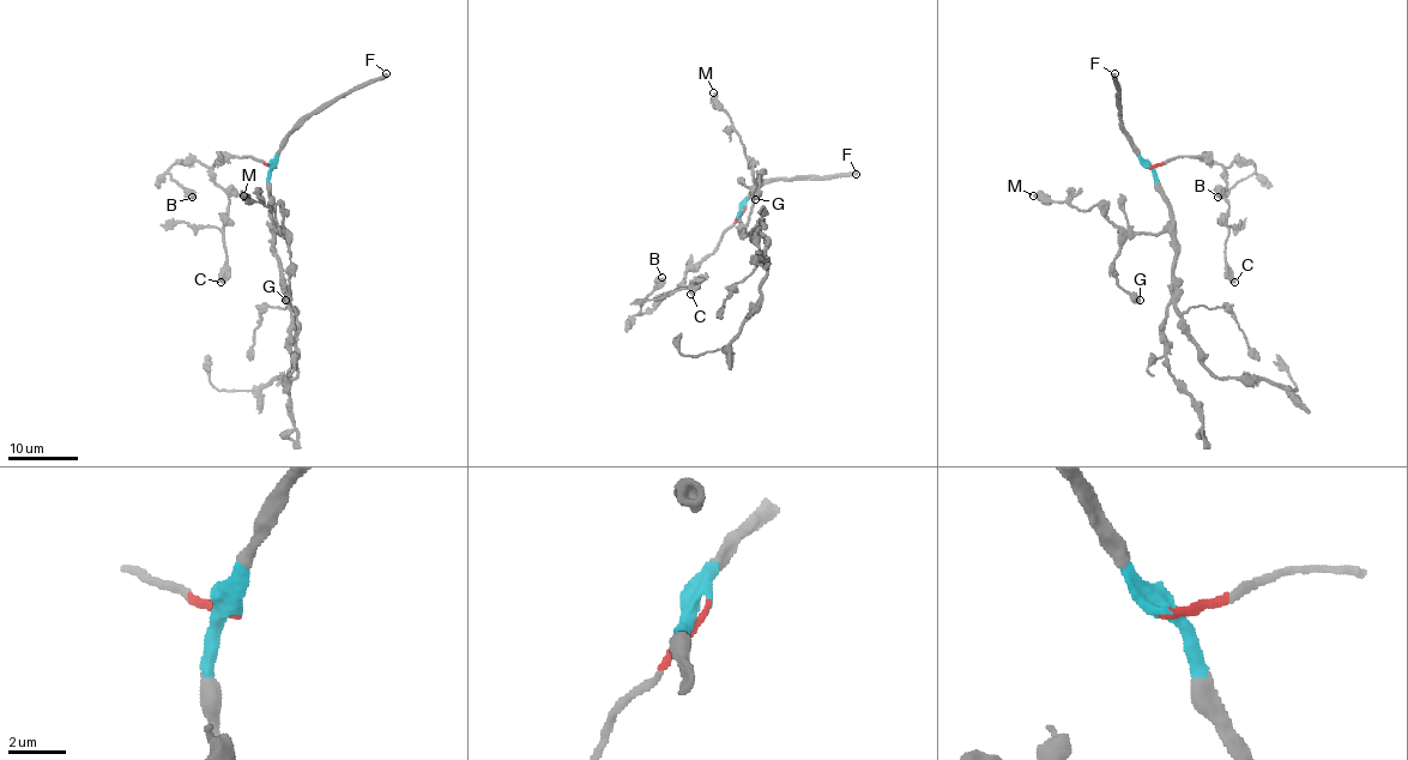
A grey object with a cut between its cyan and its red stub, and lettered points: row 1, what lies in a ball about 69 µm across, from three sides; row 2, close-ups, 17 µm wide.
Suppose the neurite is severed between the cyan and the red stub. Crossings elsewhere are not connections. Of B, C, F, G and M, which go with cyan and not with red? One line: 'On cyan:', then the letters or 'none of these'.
On cyan: F, G, M

